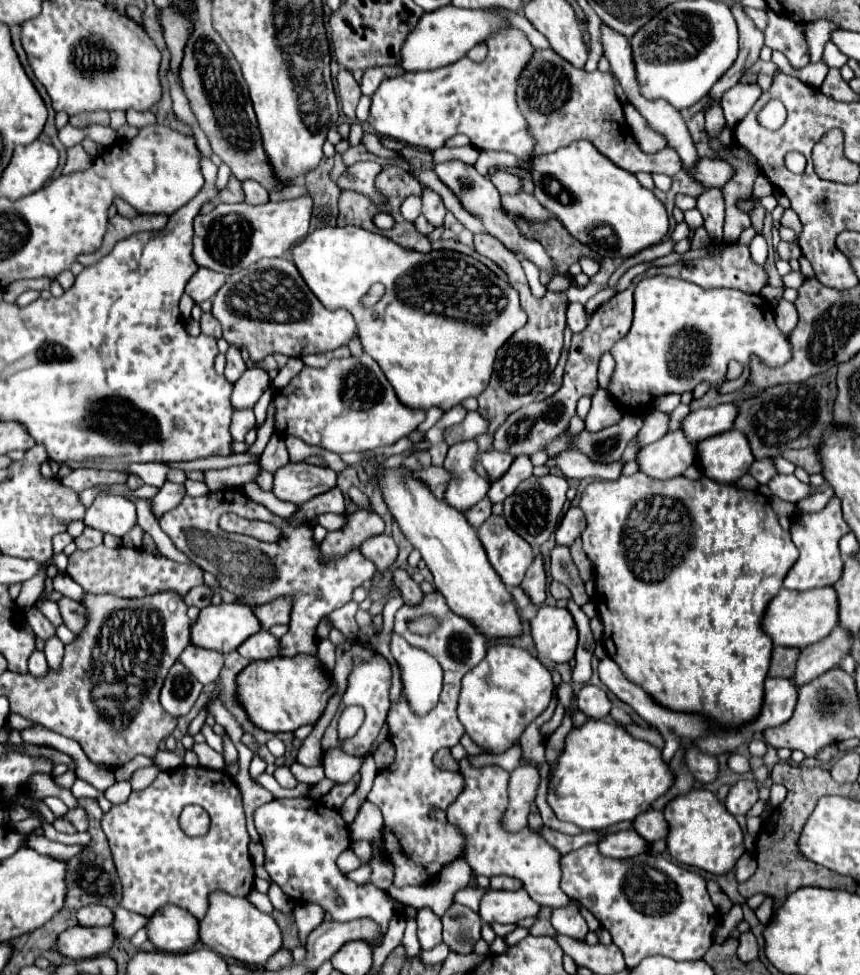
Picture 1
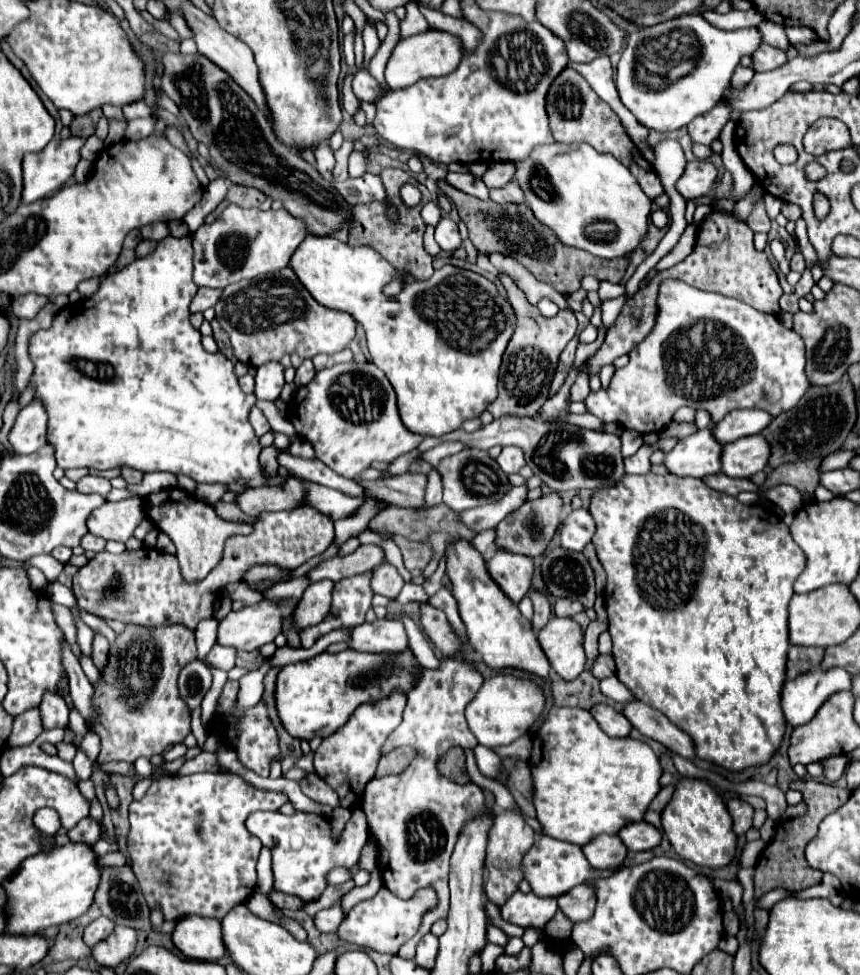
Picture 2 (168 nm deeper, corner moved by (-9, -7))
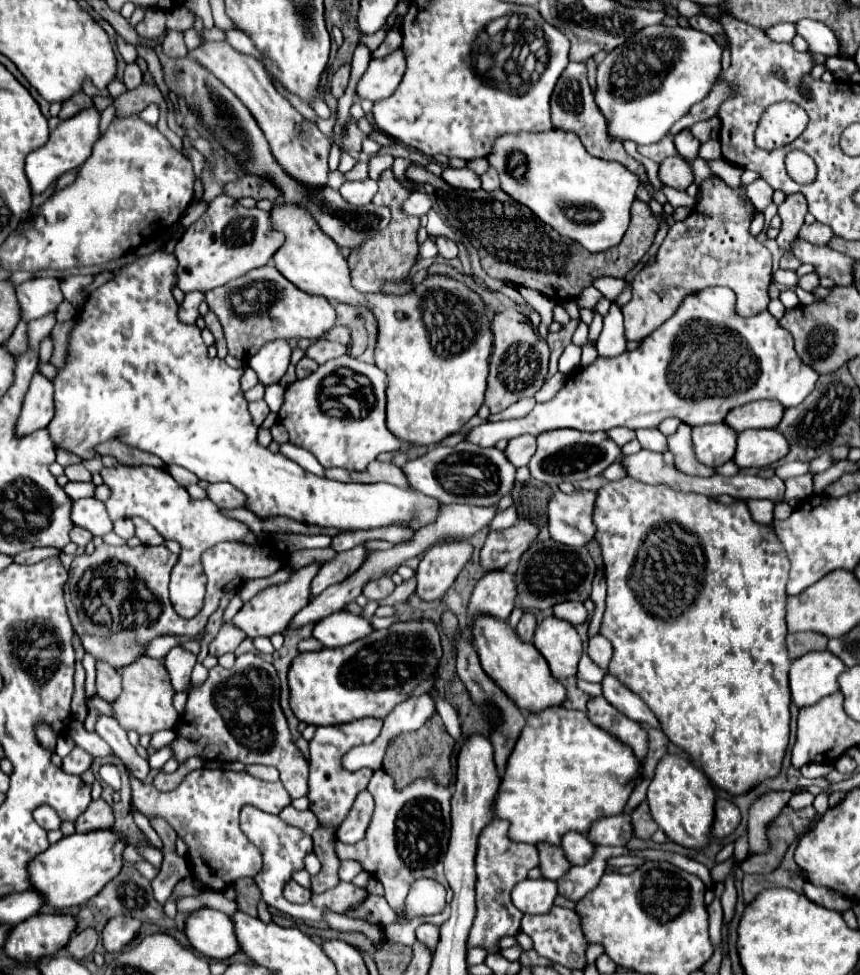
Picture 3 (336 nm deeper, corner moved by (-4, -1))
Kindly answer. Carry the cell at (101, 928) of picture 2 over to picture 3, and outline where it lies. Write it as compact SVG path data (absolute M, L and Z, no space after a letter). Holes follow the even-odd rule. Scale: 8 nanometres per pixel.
M83 929L75 935L75 939L67 943L67 951L75 959L83 959L95 951L95 945L97 945L97 933L93 929Z

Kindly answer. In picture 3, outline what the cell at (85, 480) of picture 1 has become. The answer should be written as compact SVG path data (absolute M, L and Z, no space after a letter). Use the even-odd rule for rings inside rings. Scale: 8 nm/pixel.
M83 463L65 467L65 475L69 477L69 481L91 481L91 473L83 467Z

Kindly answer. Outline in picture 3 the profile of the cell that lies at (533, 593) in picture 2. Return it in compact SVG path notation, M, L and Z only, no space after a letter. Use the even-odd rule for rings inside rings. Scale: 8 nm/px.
M523 613L519 625L517 625L517 635L521 641L531 641L533 639L533 633L535 633L535 627L537 627L537 619L533 613Z

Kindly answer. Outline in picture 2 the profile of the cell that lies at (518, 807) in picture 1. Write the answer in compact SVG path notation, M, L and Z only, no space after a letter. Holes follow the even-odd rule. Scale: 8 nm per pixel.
M506 809L496 815L490 833L488 833L488 849L486 849L486 867L488 867L488 879L486 879L486 897L494 901L496 905L502 905L514 891L516 885L522 881L520 861L524 853L534 843L534 831L530 825L526 825L524 815L514 809Z

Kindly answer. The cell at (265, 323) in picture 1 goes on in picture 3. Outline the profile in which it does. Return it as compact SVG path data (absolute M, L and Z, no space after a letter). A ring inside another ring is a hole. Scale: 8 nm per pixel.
M271 263L207 293L209 309L219 317L229 355L247 363L271 339L321 339L337 321L325 297L309 295L287 281Z

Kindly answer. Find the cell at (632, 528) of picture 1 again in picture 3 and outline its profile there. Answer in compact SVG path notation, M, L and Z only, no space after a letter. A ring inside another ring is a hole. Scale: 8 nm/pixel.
M623 477L621 481L607 483L599 489L595 501L593 521L597 525L595 539L601 545L605 571L607 571L607 607L601 621L601 635L613 645L613 659L609 663L609 673L619 677L619 681L637 693L649 709L657 715L663 733L681 747L697 765L701 765L713 787L727 791L729 795L743 795L755 789L761 781L777 777L781 773L781 763L789 743L789 657L785 647L785 585L789 575L789 561L785 549L777 541L769 525L755 525L745 501L735 501L731 505L721 505L711 497L701 497L697 493L677 493L665 489L665 485L641 485Z

